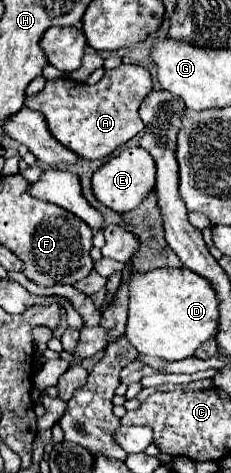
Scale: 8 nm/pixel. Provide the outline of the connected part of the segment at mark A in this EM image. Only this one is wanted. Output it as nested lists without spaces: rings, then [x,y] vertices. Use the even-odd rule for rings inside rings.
[[[119,65],[115,69],[105,69],[103,79],[95,85],[65,77],[51,79],[45,83],[41,93],[25,99],[25,107],[45,115],[49,133],[63,147],[81,159],[103,159],[143,131],[145,125],[139,117],[139,105],[143,103],[145,95],[151,93],[151,85],[153,81],[147,69],[137,65]]]

